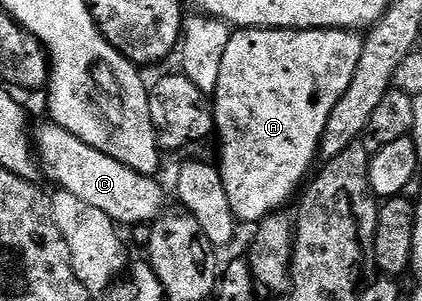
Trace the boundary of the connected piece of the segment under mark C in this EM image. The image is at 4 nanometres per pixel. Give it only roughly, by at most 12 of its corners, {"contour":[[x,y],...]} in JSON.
{"contour":[[46,124],[33,145],[62,192],[125,227],[164,212],[163,189]]}

